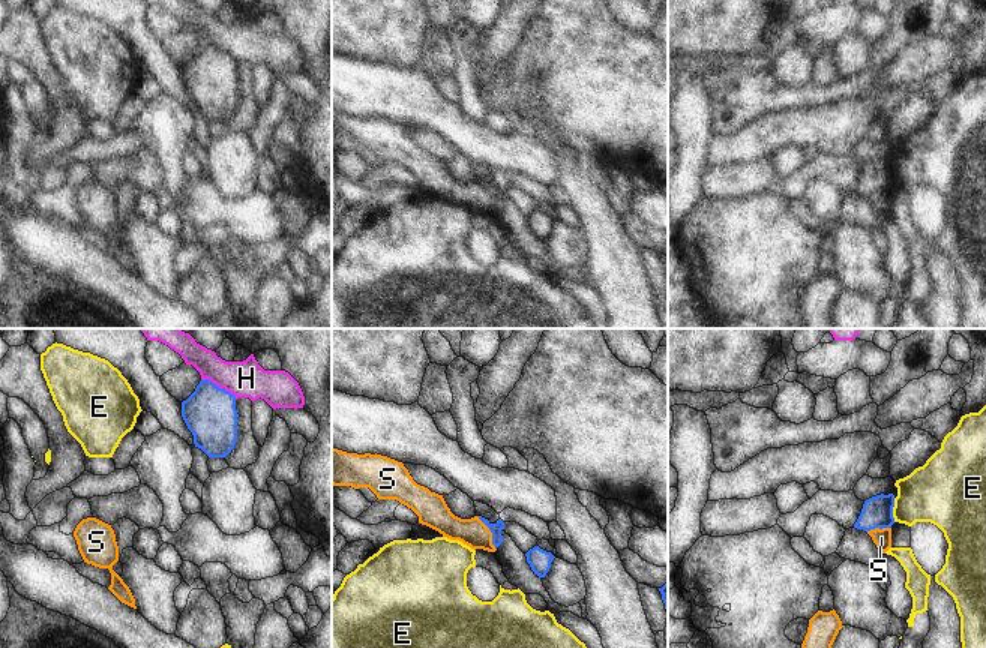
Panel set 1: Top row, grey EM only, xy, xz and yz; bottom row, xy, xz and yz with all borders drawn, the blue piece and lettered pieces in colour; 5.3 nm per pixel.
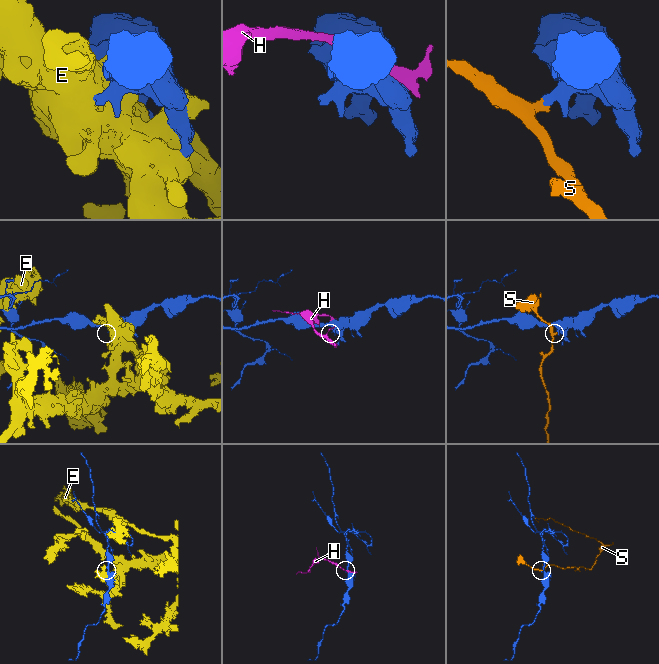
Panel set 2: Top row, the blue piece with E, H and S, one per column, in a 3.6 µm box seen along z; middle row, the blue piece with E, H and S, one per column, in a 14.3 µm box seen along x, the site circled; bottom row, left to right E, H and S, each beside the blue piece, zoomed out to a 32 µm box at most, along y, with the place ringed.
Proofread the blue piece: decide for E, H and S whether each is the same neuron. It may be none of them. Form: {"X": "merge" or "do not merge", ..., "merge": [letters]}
{"E": "do not merge", "H": "do not merge", "S": "do not merge", "merge": []}

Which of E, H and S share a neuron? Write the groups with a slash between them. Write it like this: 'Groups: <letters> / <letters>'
Groups: E / H / S.

